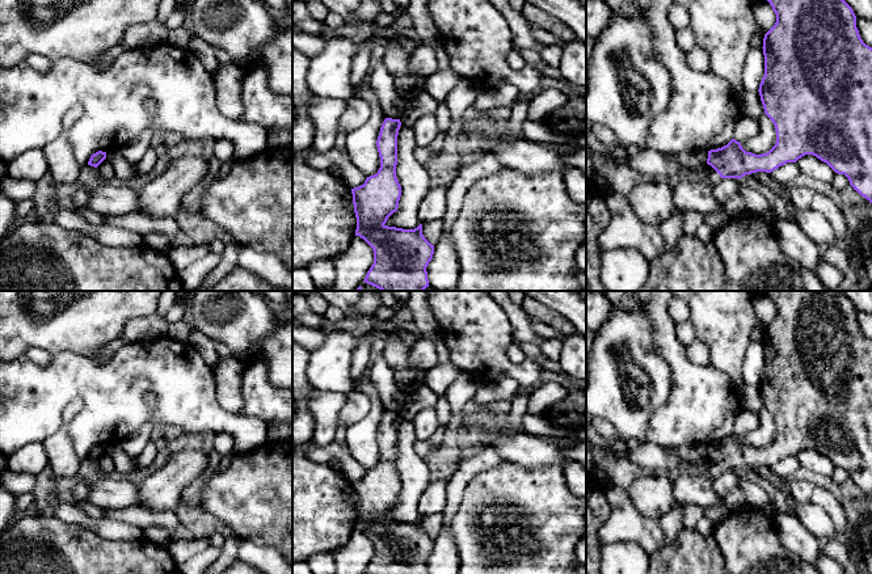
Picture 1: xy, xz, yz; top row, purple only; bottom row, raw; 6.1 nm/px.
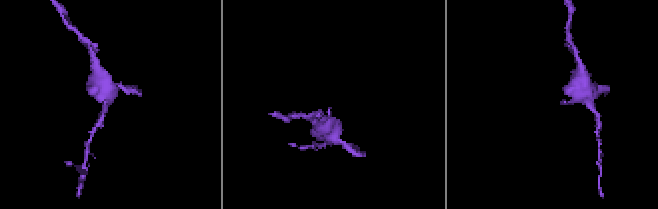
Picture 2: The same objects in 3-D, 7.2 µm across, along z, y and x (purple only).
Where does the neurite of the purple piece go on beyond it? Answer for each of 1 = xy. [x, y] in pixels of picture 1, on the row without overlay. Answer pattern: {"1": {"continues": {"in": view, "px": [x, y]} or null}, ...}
{"1": {"continues": null}}

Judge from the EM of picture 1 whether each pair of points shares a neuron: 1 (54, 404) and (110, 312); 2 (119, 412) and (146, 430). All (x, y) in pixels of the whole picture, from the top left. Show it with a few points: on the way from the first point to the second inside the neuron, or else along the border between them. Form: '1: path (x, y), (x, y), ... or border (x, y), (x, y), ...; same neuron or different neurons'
1: border (53, 355), (60, 351), (74, 351), (89, 359); different neurons
2: border (147, 395), (146, 402), (150, 420), (118, 443); different neurons

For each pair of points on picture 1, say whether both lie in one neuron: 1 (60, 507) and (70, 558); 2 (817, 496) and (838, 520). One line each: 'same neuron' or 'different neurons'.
1: different neurons
2: same neuron

